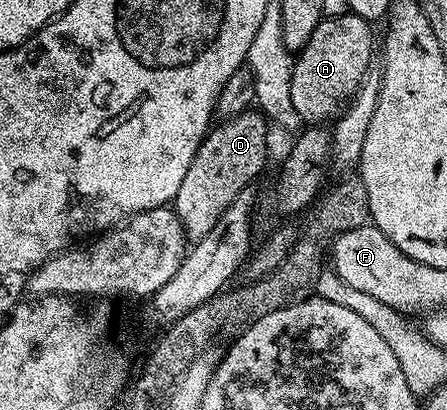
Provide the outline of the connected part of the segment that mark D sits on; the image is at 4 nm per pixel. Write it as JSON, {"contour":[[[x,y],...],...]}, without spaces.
{"contour":[[[249,109],[223,120],[220,125],[213,126],[202,141],[174,200],[174,210],[180,224],[184,226],[184,234],[192,241],[207,238],[229,205],[243,191],[249,190],[252,184],[248,183],[255,181],[256,174],[263,169],[268,159],[270,123],[259,110]]]}

